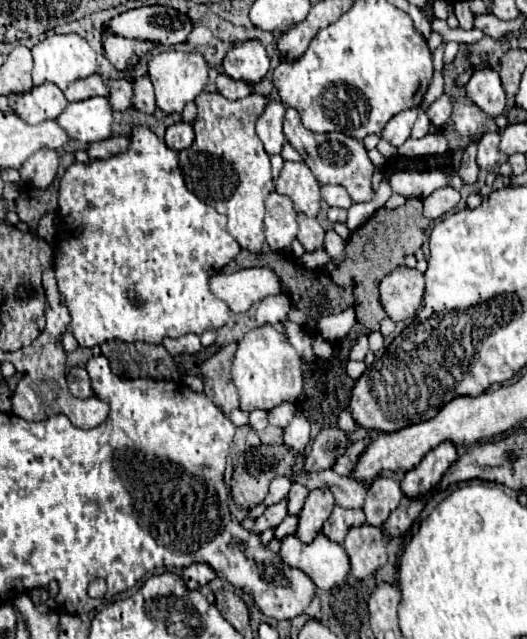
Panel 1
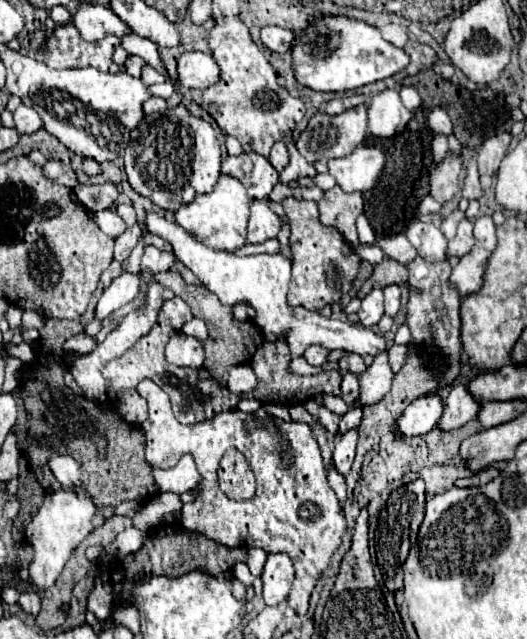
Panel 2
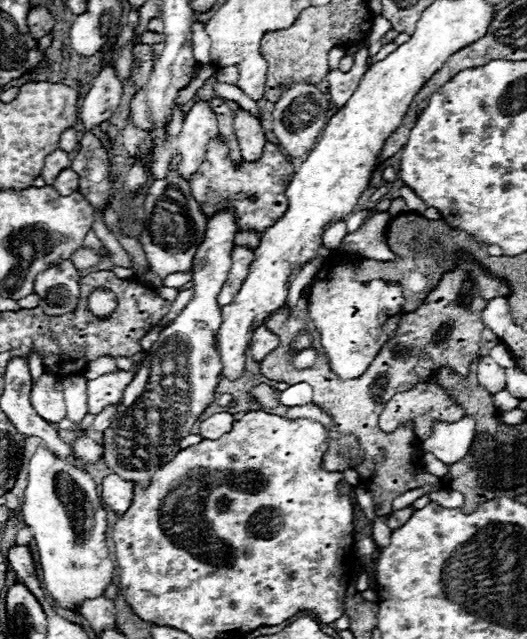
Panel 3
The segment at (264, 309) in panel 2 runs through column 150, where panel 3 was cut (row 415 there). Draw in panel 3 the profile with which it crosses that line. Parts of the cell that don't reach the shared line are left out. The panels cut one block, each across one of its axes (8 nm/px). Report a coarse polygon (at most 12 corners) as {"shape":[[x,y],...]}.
{"shape":[[230,412],[206,418],[196,432],[216,440],[230,432],[234,414]]}

